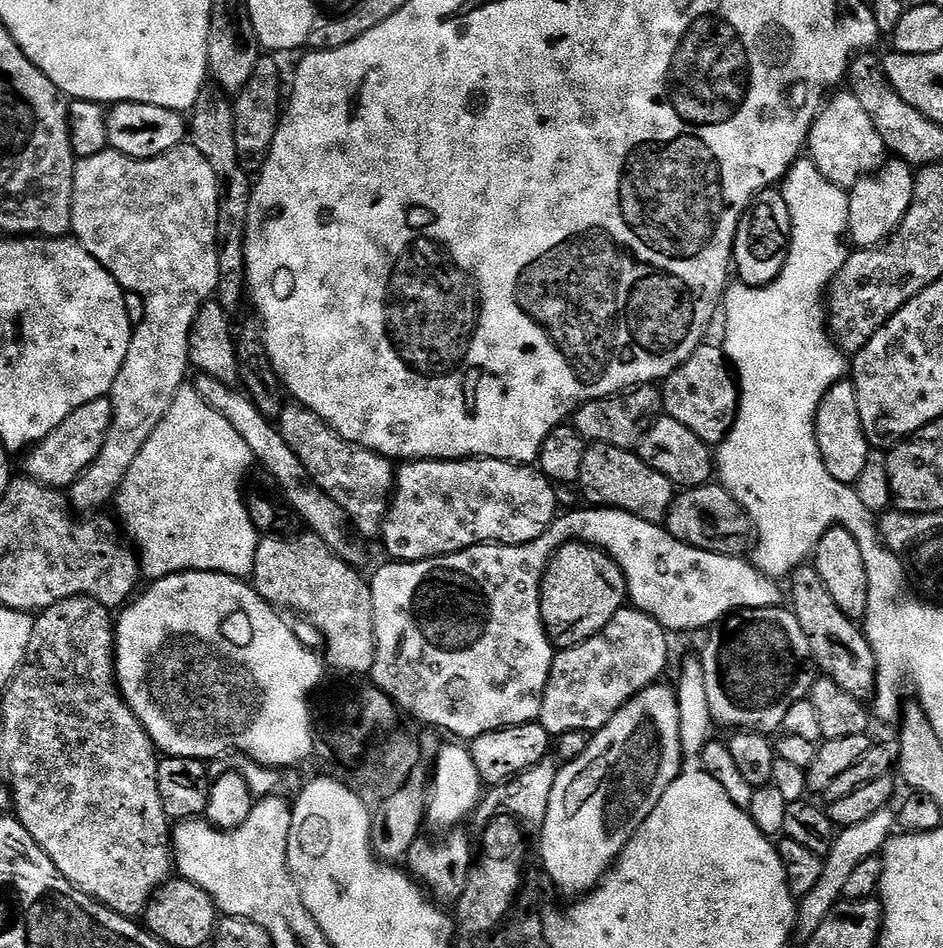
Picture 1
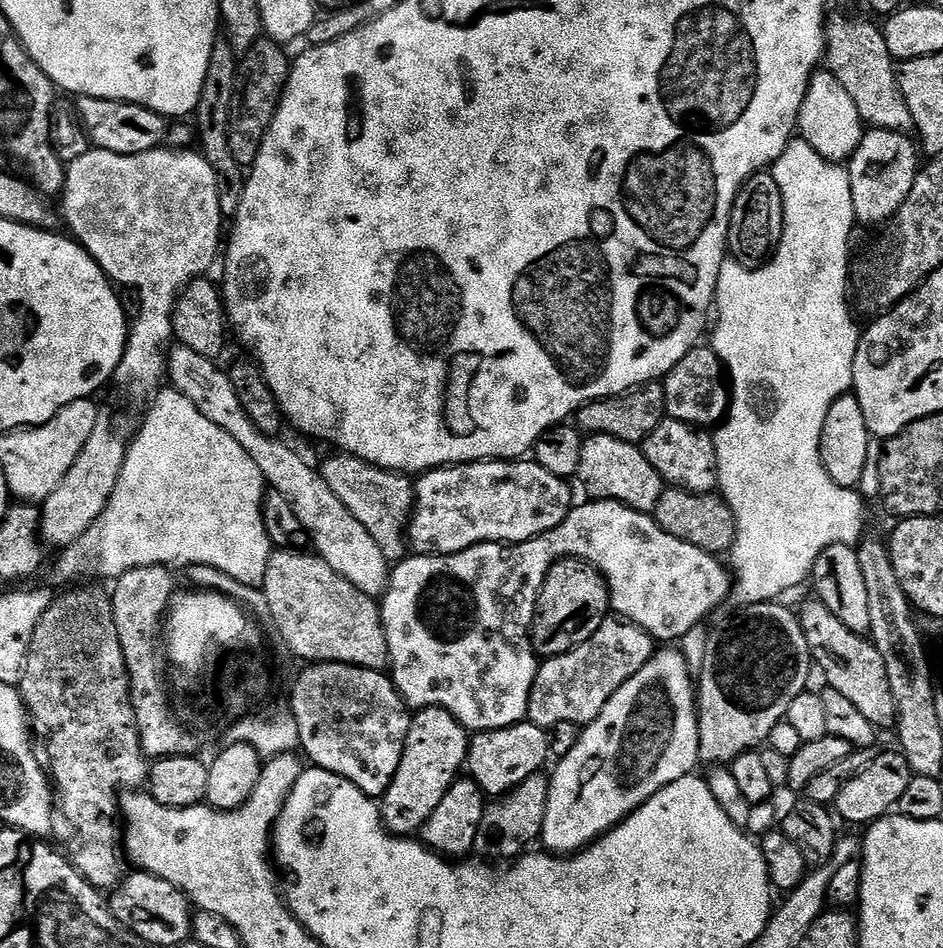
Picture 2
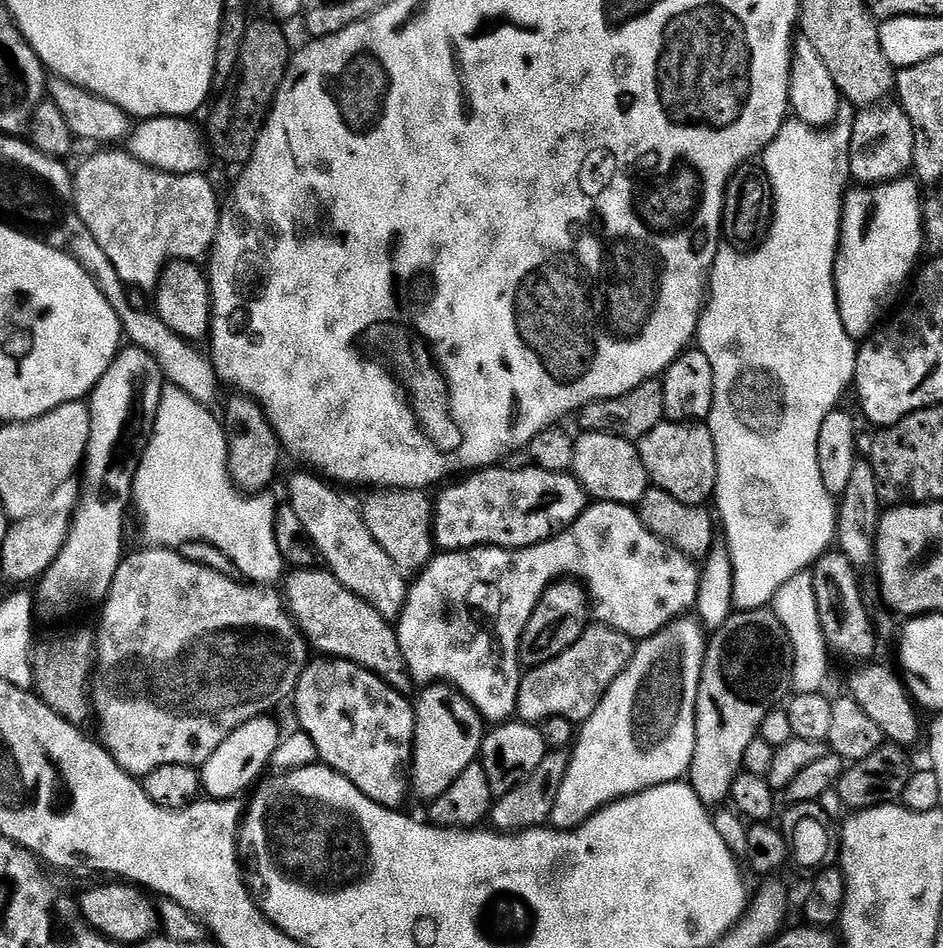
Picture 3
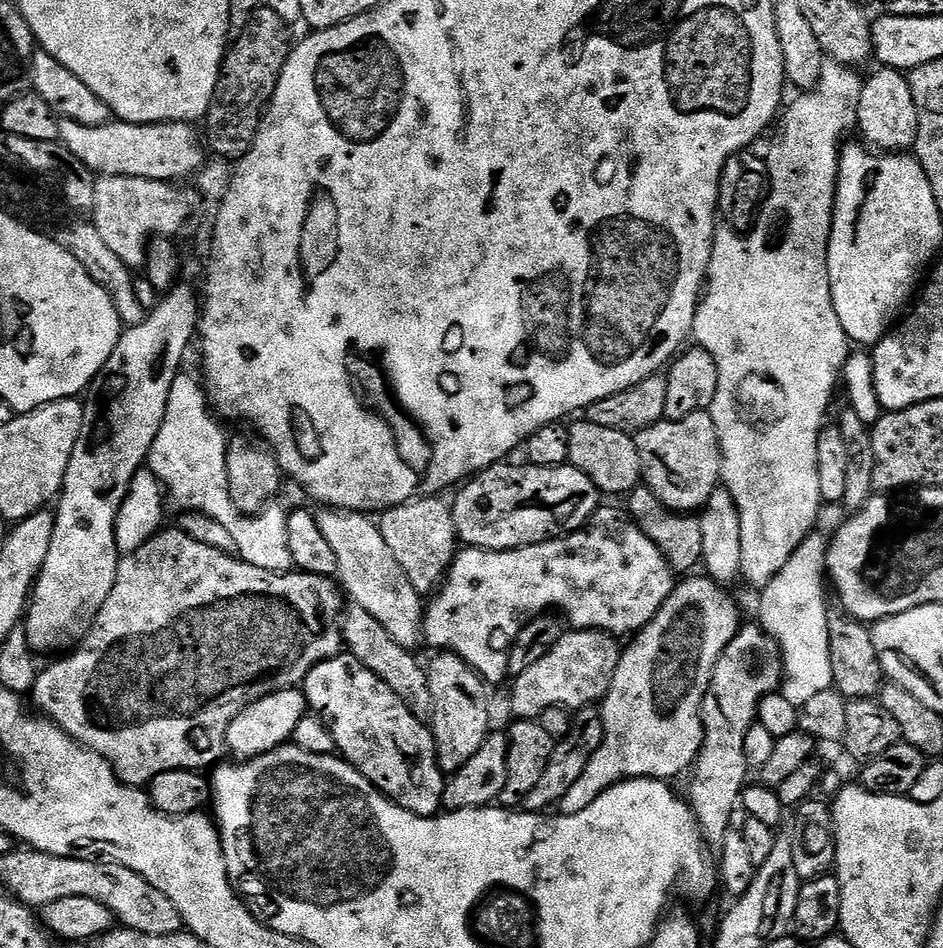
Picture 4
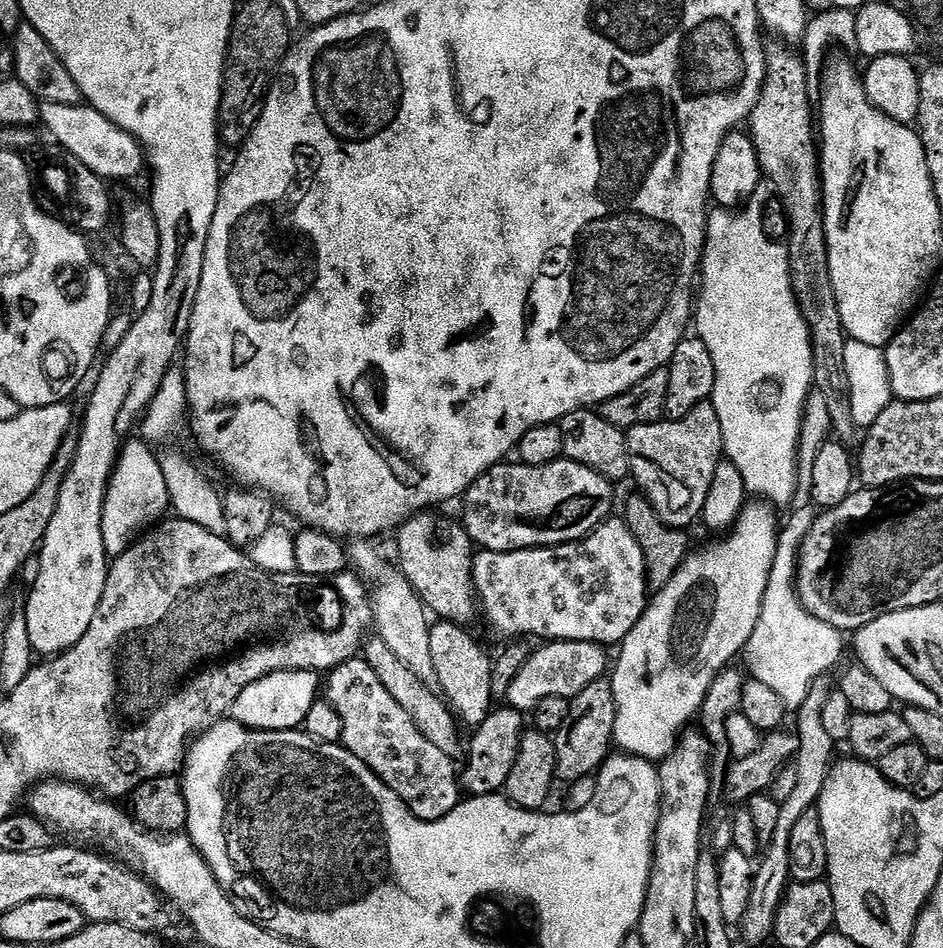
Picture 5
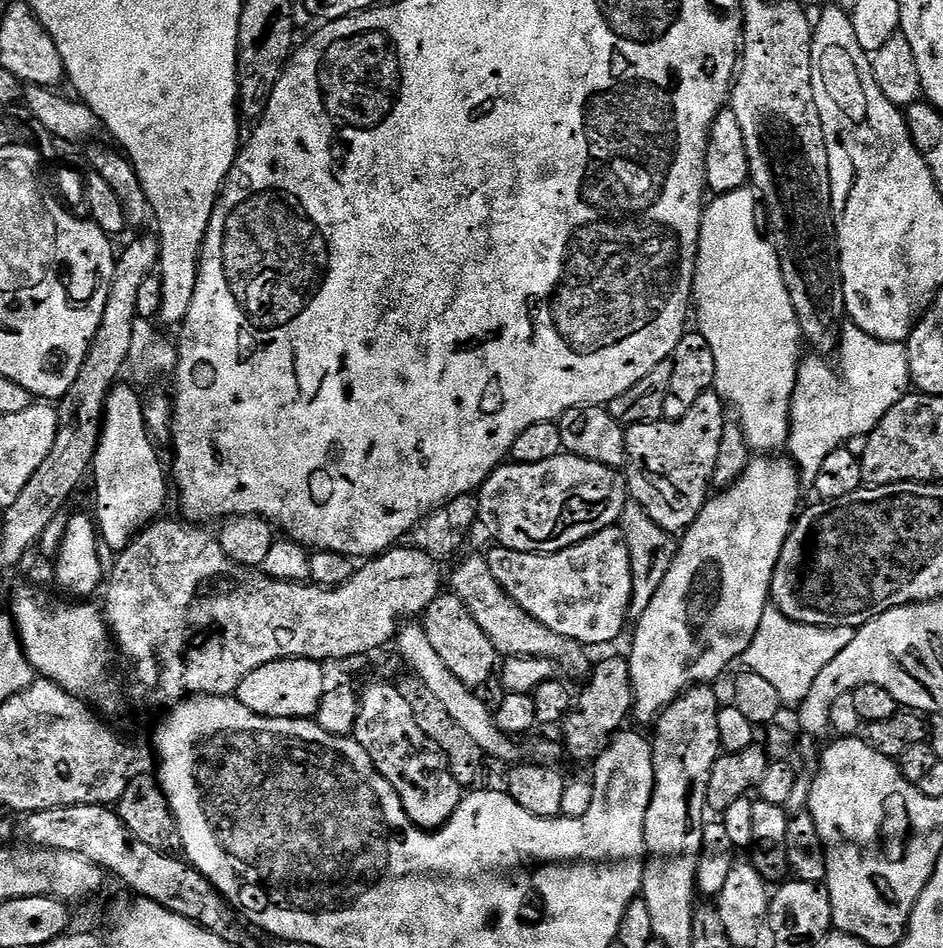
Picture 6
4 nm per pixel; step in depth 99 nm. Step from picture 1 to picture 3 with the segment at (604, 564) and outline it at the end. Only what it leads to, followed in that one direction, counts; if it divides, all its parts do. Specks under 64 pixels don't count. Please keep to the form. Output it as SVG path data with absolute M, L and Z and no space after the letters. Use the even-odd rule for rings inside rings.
M565 578L551 584L542 594L538 606L534 606L534 614L530 614L520 649L521 665L525 669L537 668L558 658L562 650L570 650L570 646L574 646L574 642L582 638L593 616L593 602L587 588L580 581Z

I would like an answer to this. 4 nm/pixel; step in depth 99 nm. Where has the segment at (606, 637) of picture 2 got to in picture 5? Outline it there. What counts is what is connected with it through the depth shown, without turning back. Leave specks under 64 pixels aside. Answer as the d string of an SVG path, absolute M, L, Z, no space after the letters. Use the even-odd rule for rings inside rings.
M553 640L531 653L528 661L522 666L518 678L510 686L506 697L511 707L525 714L535 713L538 702L545 698L566 698L582 694L596 680L605 679L610 668L610 656L606 653L605 645L581 640ZM605 671L605 672L604 672Z

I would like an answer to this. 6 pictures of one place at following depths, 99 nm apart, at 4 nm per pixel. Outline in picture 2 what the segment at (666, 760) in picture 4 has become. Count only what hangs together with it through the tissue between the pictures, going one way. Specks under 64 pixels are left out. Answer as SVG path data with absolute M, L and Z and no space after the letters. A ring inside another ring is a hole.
M672 646L665 648L668 648L665 652L653 651L650 662L646 662L646 666L642 666L642 670L638 670L638 674L634 674L634 678L630 678L630 682L623 684L610 698L610 702L606 702L602 714L598 714L598 718L581 731L578 746L574 746L574 750L570 750L570 754L559 757L557 764L560 765L557 766L556 773L551 773L550 776L550 794L548 795L546 822L544 823L544 835L542 837L543 847L549 853L575 854L587 848L593 840L600 839L604 833L612 831L616 825L623 822L631 812L636 812L641 808L651 796L658 794L658 790L678 782L678 778L691 776L697 771L696 764L701 763L700 717L698 715L698 692L694 687L694 676L688 672L686 658L681 651Z

